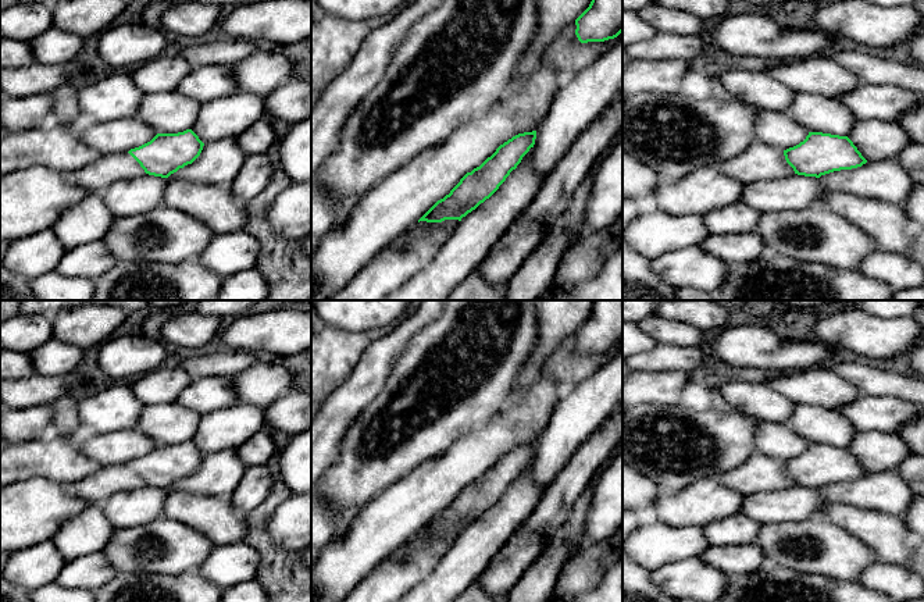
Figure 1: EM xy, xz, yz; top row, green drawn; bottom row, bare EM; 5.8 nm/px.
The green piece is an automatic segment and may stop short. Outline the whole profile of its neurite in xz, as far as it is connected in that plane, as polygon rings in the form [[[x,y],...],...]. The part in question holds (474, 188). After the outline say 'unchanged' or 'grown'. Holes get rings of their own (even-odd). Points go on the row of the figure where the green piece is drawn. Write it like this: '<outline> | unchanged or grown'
[[[532,131],[518,133],[500,145],[479,167],[467,172],[450,193],[438,200],[418,222],[461,221],[499,189],[522,157],[534,147],[535,139],[536,131]]] | unchanged

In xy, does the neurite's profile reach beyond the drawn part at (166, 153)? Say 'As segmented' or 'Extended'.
As segmented

